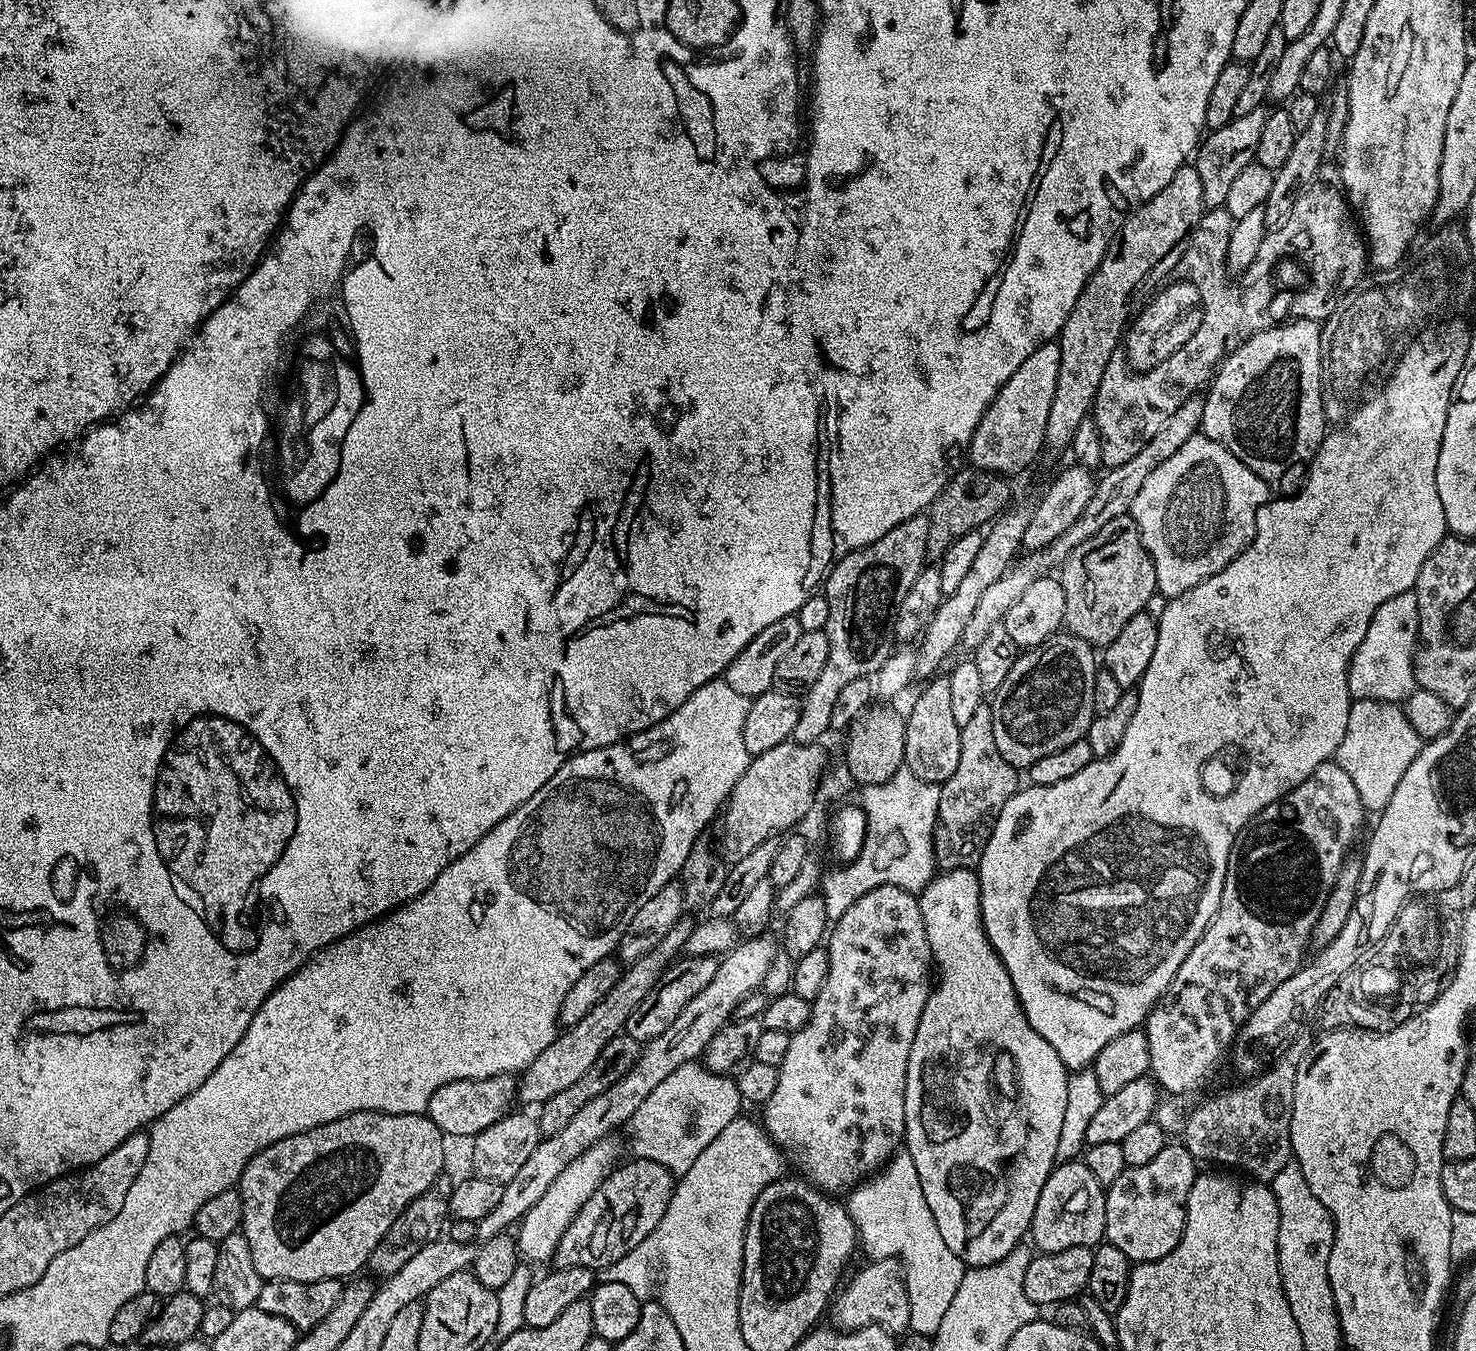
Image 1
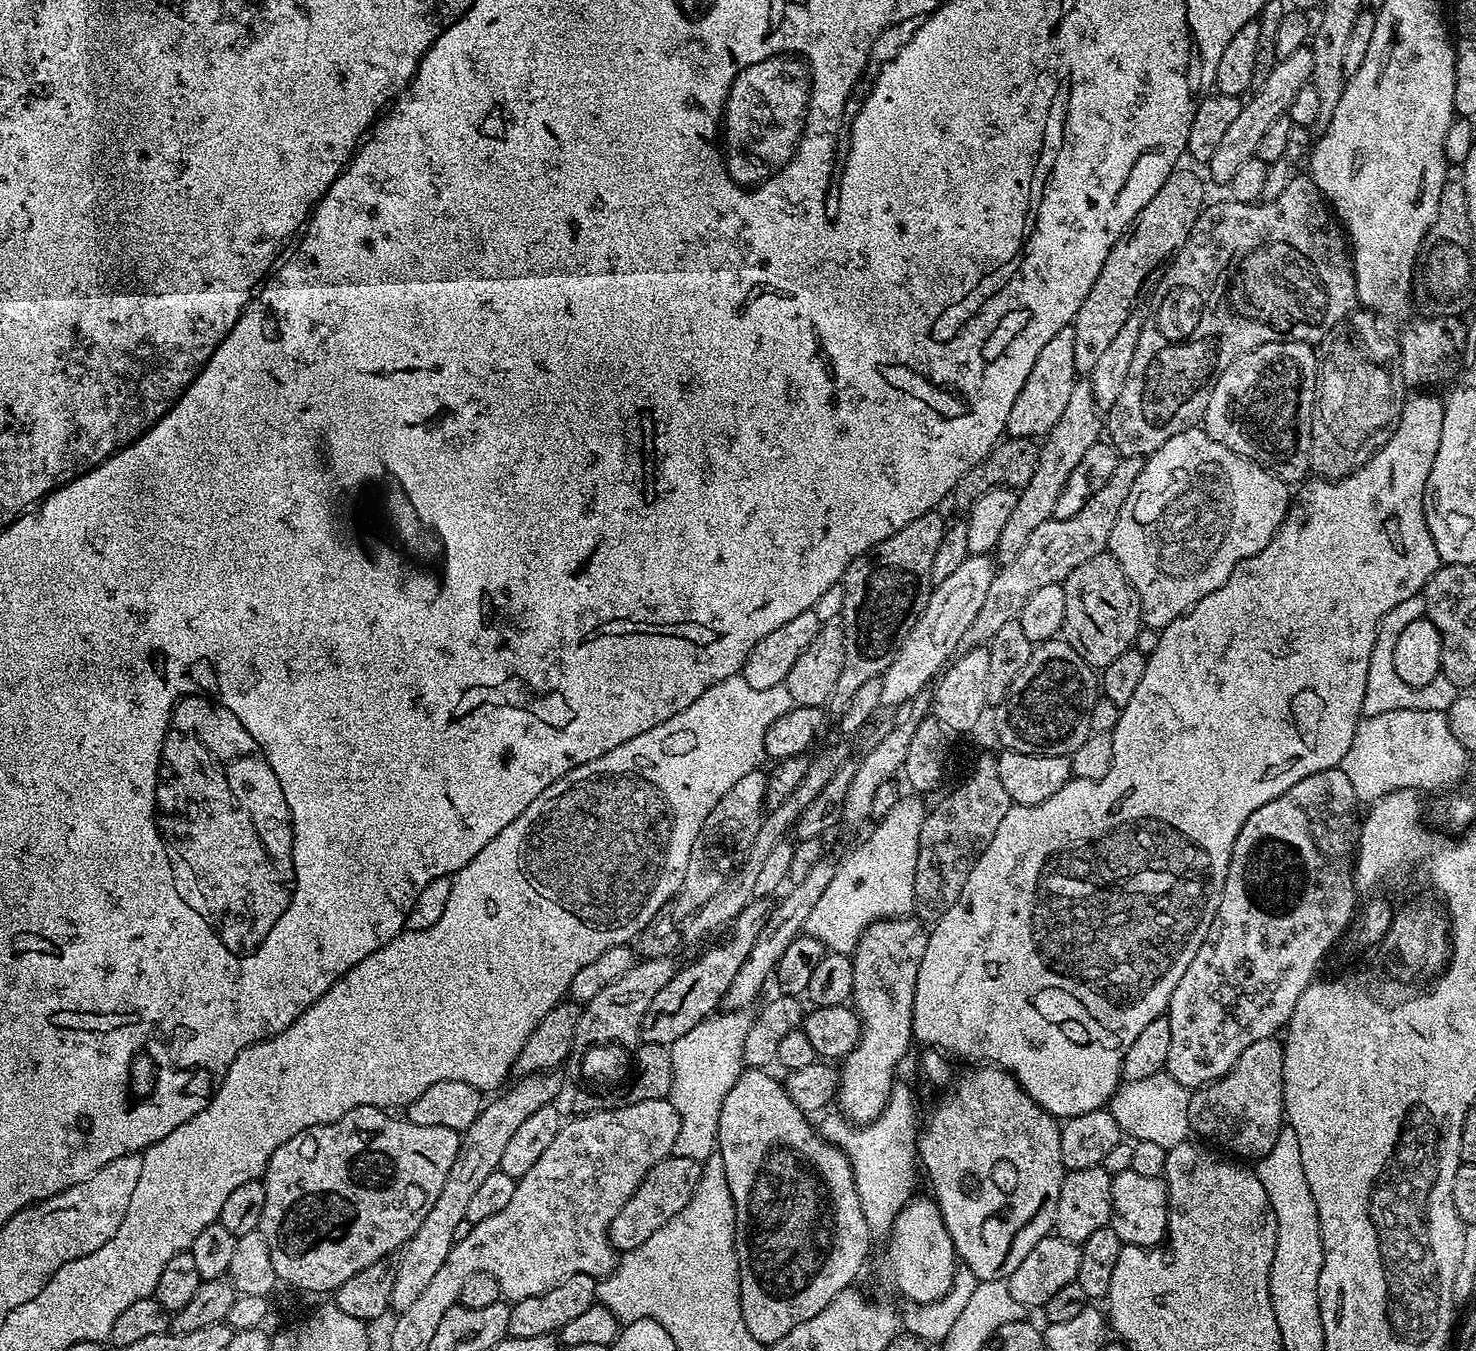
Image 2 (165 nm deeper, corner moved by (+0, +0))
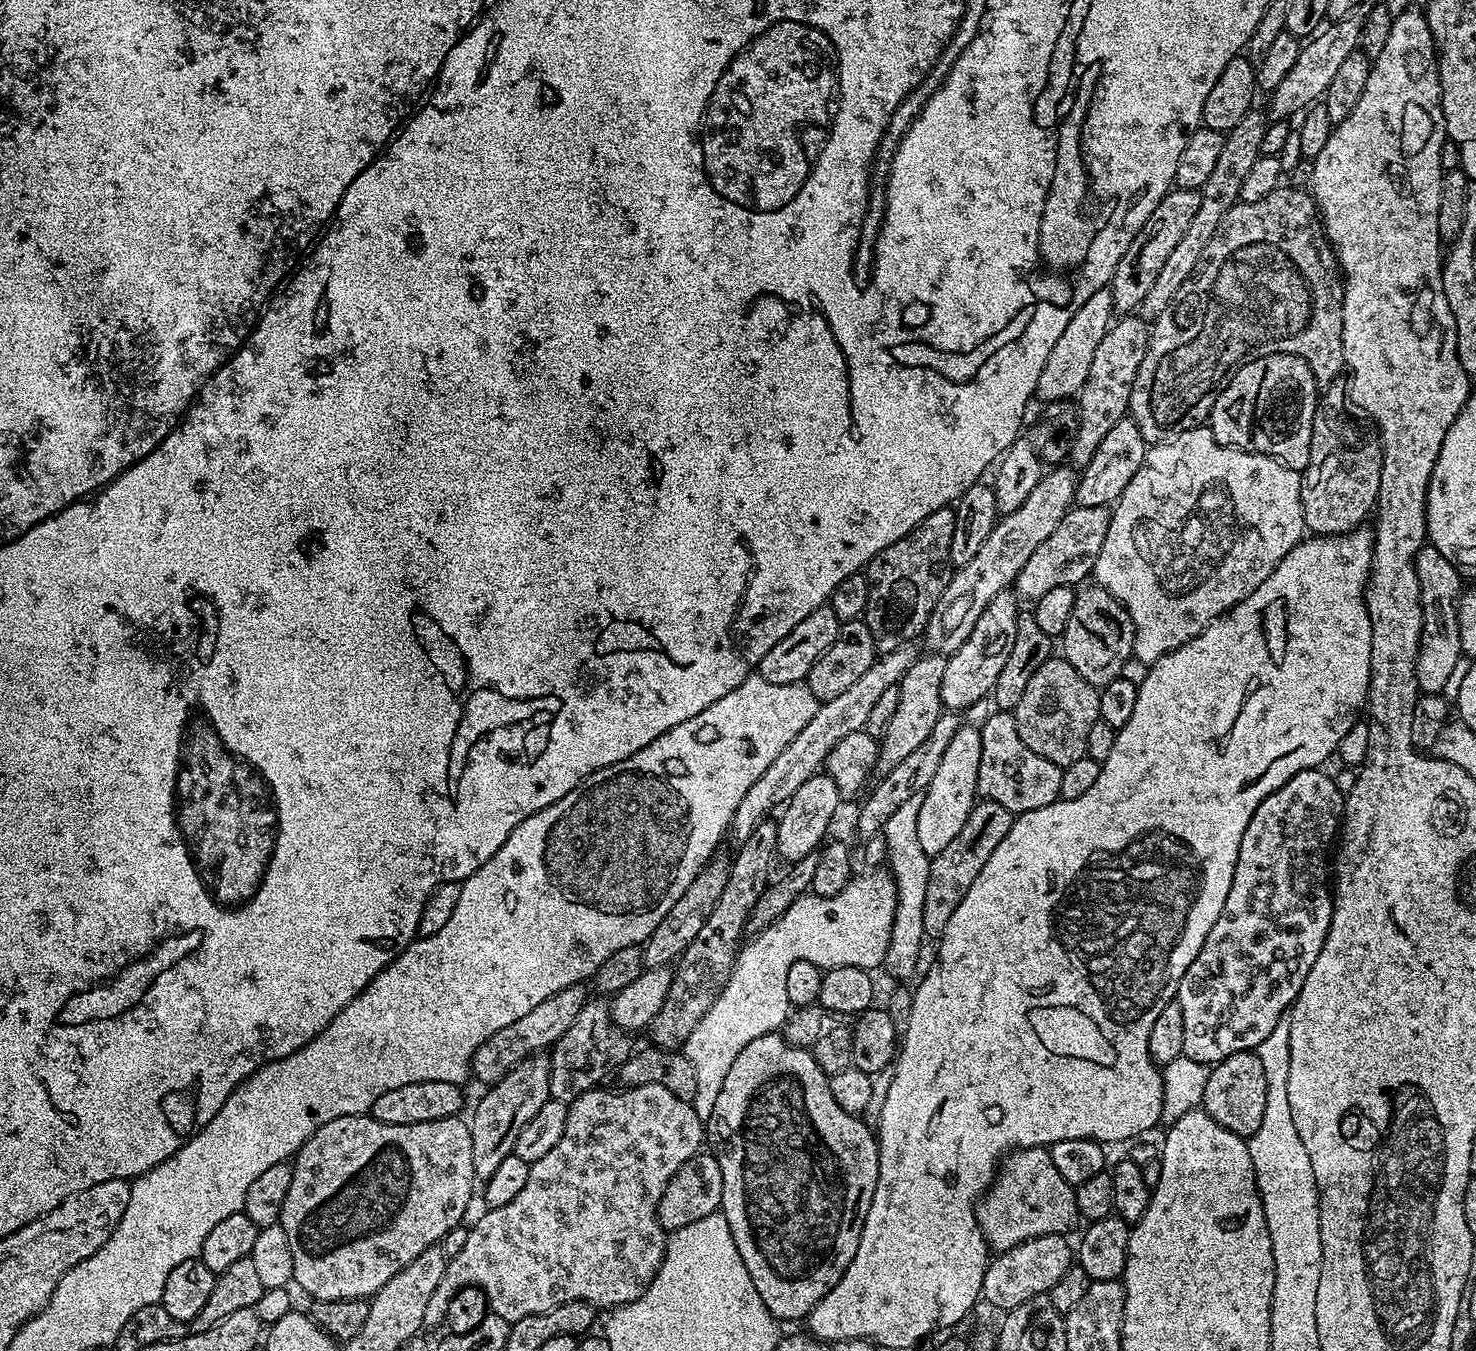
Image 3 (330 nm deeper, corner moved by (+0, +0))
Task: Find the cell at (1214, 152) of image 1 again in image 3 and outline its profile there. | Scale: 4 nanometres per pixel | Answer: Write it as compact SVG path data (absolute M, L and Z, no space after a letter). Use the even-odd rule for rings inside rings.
M1357 10L1344 20L1329 23L1301 47L1290 74L1286 74L1286 78L1282 78L1282 82L1278 82L1278 86L1267 97L1266 112L1272 120L1288 120L1292 115L1295 117L1323 97L1334 74L1338 74L1342 61L1350 58L1350 54L1361 47L1360 32L1364 29L1364 17L1365 13Z

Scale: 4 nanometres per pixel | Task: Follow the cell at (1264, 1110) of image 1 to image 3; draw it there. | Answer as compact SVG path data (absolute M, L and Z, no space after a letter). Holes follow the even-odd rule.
M1255 1051L1239 1052L1230 1054L1221 1064L1211 1065L1212 1072L1203 1077L1202 1080L1202 1107L1218 1126L1226 1126L1234 1134L1242 1137L1250 1137L1256 1133L1258 1126L1262 1126L1262 1114L1266 1114L1266 1070L1262 1070L1262 1062L1257 1058Z

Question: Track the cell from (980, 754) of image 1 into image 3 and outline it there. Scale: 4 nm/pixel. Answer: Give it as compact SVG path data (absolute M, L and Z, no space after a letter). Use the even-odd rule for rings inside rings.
M981 799L970 810L970 816L962 830L954 840L938 855L931 857L929 866L929 885L926 886L926 898L923 903L922 926L929 937L939 938L946 930L946 922L950 922L950 914L958 910L958 902L970 890L970 885L978 874L982 874L982 866L986 866L986 858L994 854L998 842L1010 834L1010 826L1014 813L1006 810L1006 806L998 806L998 802Z

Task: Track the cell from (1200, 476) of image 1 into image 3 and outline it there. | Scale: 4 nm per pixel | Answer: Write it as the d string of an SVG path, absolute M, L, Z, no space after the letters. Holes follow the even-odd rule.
M1197 426L1180 432L1163 444L1153 444L1145 451L1142 466L1138 466L1138 474L1130 478L1130 486L1126 486L1126 490L1112 508L1110 530L1106 530L1106 542L1102 542L1102 550L1098 554L1094 569L1095 583L1107 590L1130 614L1134 625L1132 654L1135 659L1148 665L1158 662L1158 658L1178 650L1178 646L1190 642L1190 638L1197 636L1207 624L1230 611L1235 604L1242 602L1250 594L1254 594L1254 590L1258 590L1258 586L1262 586L1262 582L1270 578L1278 562L1282 562L1282 558L1286 558L1286 554L1290 554L1290 550L1294 550L1294 546L1306 536L1304 511L1300 501L1301 479L1301 473L1281 464L1275 456L1243 452L1240 448L1219 444L1208 426Z

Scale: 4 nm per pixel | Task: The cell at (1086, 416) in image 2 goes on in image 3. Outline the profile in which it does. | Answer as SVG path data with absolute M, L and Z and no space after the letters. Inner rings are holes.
M1128 314L1117 319L1109 327L1102 342L1098 342L1098 350L1094 350L1094 359L1090 362L1090 374L1086 374L1086 382L1078 397L1076 437L1068 455L1073 469L1083 470L1090 458L1094 458L1094 450L1098 450L1098 445L1101 444L1102 438L1106 438L1106 433L1119 420L1129 415L1128 403L1132 383L1138 374L1138 366L1142 366L1144 352L1148 349L1149 335L1149 321L1139 315Z

